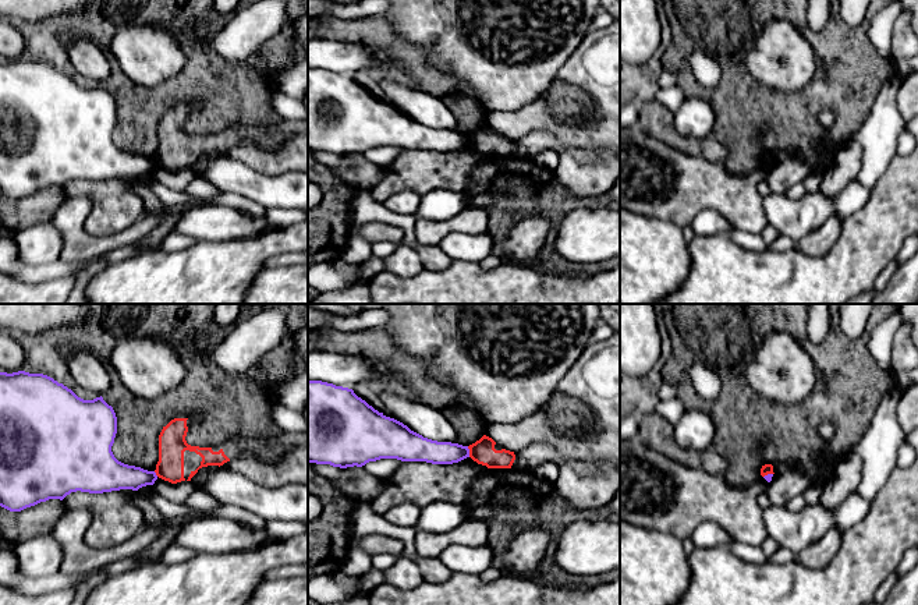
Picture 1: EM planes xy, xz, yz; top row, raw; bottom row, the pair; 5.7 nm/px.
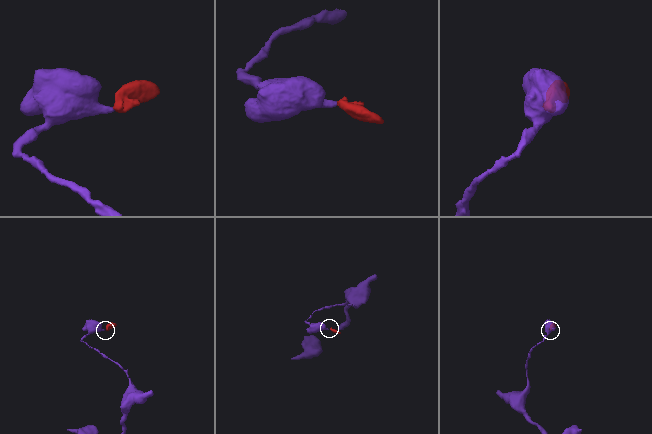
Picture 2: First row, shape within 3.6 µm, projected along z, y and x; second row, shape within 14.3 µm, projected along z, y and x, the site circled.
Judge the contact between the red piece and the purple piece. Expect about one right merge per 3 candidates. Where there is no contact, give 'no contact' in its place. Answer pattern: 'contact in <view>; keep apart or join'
contact in xz; keep apart

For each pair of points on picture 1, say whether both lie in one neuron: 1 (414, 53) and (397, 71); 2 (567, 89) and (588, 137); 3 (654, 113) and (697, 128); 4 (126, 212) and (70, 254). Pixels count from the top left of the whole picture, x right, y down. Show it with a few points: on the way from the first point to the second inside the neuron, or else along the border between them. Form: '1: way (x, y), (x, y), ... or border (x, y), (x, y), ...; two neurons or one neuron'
1: way (410, 57), (401, 67); one neuron
2: border (555, 78), (581, 85), (588, 92), (594, 105); two neurons
3: border (672, 113), (674, 128), (680, 134), (702, 138); two neurons
4: border (82, 222), (96, 236), (127, 227); two neurons

